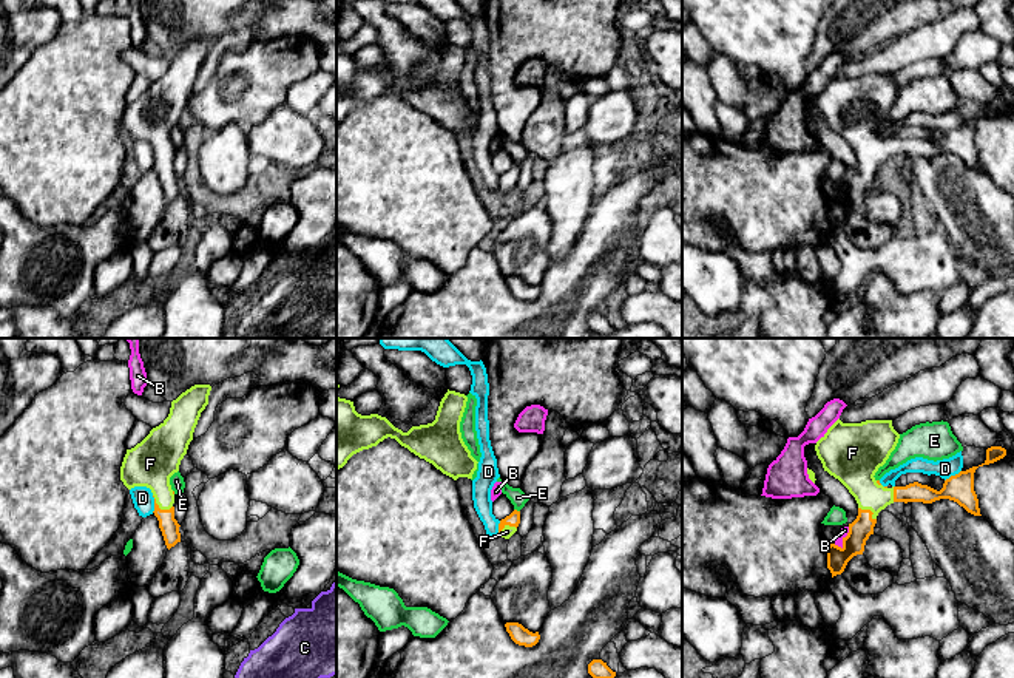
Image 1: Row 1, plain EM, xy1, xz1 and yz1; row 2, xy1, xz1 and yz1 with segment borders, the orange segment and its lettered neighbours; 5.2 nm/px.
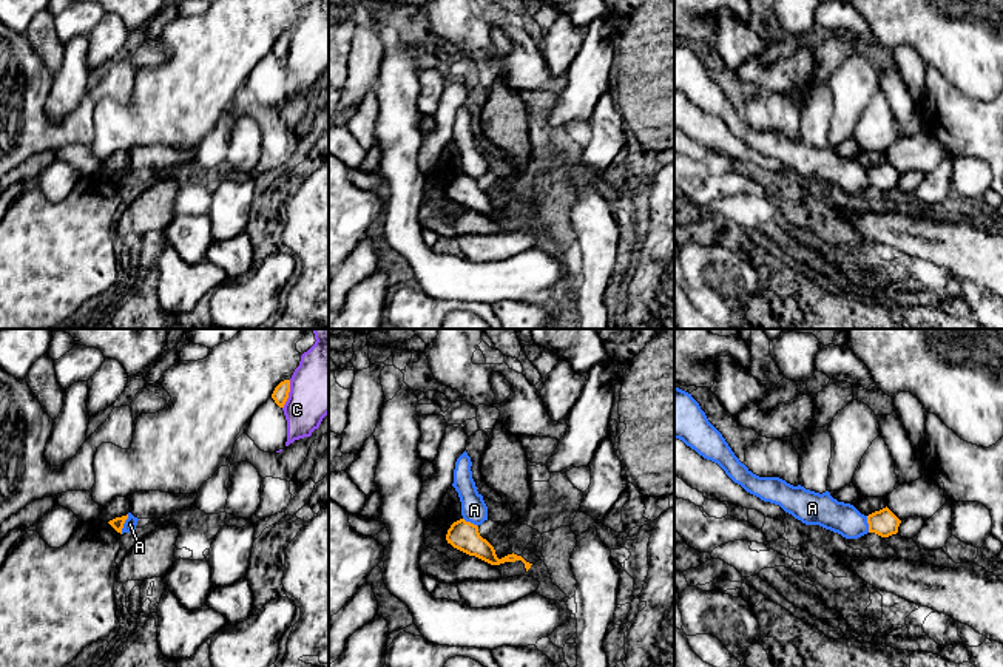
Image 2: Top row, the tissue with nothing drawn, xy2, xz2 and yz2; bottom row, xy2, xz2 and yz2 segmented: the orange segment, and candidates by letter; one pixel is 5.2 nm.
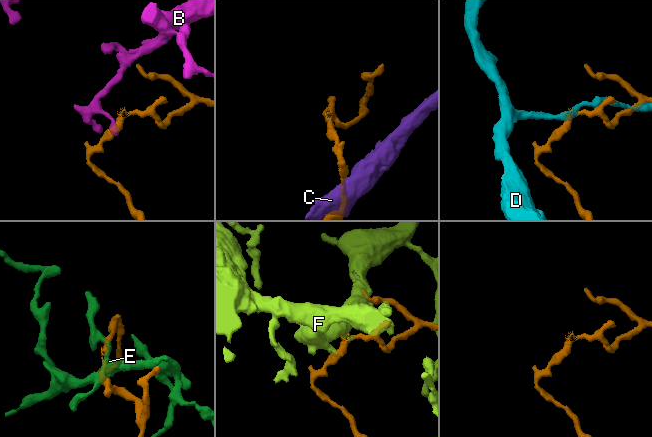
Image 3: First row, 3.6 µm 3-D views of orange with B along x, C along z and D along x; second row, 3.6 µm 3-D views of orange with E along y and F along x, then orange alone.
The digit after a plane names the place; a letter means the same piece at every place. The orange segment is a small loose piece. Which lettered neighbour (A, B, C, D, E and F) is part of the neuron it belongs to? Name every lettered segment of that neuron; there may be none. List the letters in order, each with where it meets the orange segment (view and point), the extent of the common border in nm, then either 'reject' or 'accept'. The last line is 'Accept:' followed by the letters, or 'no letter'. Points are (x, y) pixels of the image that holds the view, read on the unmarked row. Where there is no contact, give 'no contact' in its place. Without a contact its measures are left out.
A: meets orange in xy2 at (124, 176); contact 110 nm long; reject
B: meets orange in yz1 at (843, 193); contact 130 nm long; reject
C: meets orange in xy2 at (287, 48); contact 160 nm long; reject
D: meets orange in yz1 at (953, 130); contact 110 nm long; reject
E: meets orange in xz1 at (516, 164); contact 40 nm long; reject
F: meets orange in xy1 at (158, 161); contact 120 nm long; accept
Accept: F

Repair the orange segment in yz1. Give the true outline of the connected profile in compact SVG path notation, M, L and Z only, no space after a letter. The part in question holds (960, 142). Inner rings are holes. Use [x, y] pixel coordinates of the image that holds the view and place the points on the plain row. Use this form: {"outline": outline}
{"outline": "M838 73L815 99L824 125L838 133L858 158L858 170L849 178L843 199L827 199L827 222L832 232L841 229L853 210L863 208L866 195L874 188L878 167L894 156L932 158L949 153L968 167L982 170L974 145L974 127L979 120L951 130L940 145L918 136L883 141L874 130L886 117L898 93L892 74L843 77Z"}

